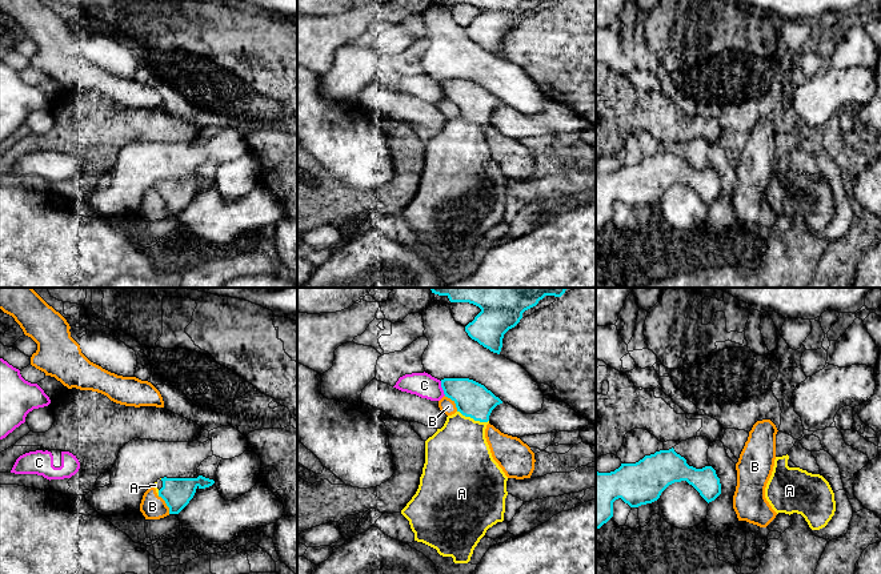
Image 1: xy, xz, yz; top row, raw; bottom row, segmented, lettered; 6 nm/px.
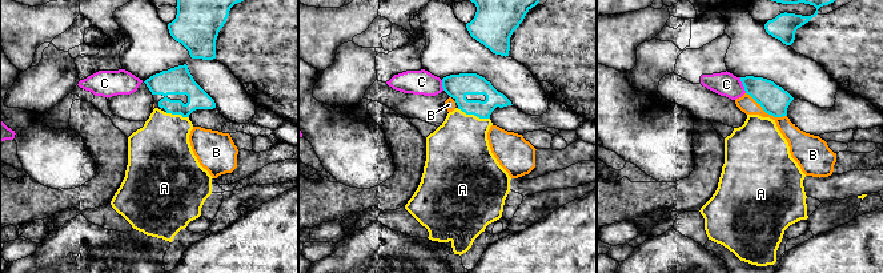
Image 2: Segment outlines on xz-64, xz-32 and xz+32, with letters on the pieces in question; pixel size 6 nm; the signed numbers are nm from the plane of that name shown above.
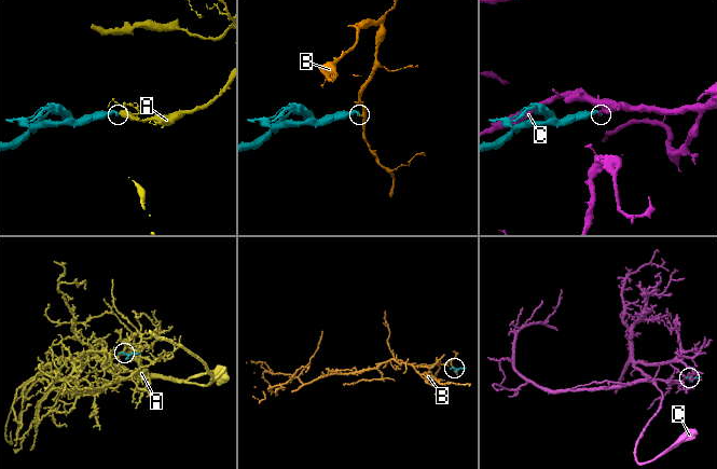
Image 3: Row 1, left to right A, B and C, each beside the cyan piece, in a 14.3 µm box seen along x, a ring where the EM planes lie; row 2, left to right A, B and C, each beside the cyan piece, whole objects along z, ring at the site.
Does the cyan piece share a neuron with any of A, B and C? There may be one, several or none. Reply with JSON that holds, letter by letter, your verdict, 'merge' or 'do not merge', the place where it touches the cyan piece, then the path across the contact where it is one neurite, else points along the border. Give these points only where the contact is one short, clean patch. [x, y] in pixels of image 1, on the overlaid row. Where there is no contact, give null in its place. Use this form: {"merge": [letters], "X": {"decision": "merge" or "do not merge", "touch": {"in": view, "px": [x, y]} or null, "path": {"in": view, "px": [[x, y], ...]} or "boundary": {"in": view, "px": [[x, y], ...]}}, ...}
{"merge": ["A"], "A": {"decision": "merge", "touch": {"in": "xz", "px": [473, 418]}, "path": {"in": "xz", "px": [[473, 400], [473, 418], [463, 434], [457, 456]]}}, "B": {"decision": "do not merge", "touch": {"in": "xy", "px": [165, 502]}, "boundary": {"in": "xy", "px": [[157, 496], [164, 501], [169, 513]]}}, "C": {"decision": "do not merge", "touch": {"in": "xz", "px": [441, 386]}, "boundary": {"in": "xz", "px": [[440, 381], [445, 394]]}}}

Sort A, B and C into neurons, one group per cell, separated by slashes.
A / B / C

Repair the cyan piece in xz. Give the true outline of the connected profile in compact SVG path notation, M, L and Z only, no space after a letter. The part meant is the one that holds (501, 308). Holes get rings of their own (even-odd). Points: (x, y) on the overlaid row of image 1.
M431 288L450 302L469 302L481 309L465 326L468 336L484 348L500 354L504 334L514 328L522 313L545 296L561 297L566 288Z

